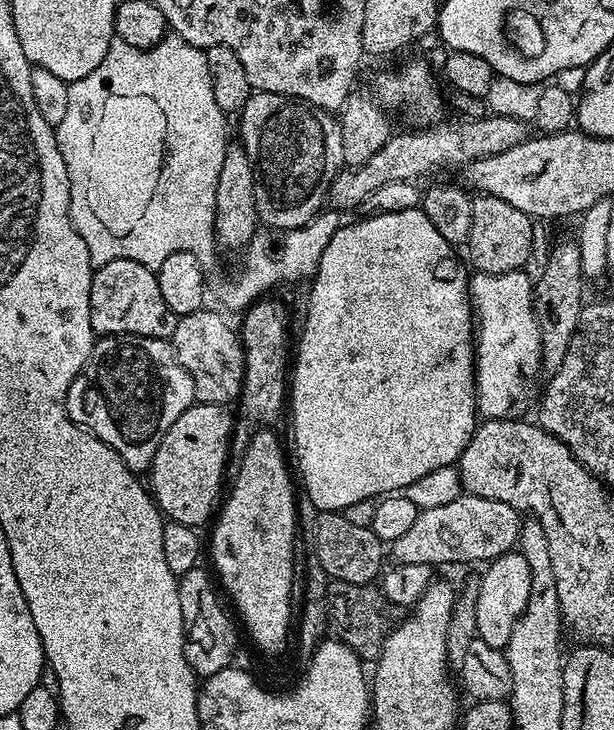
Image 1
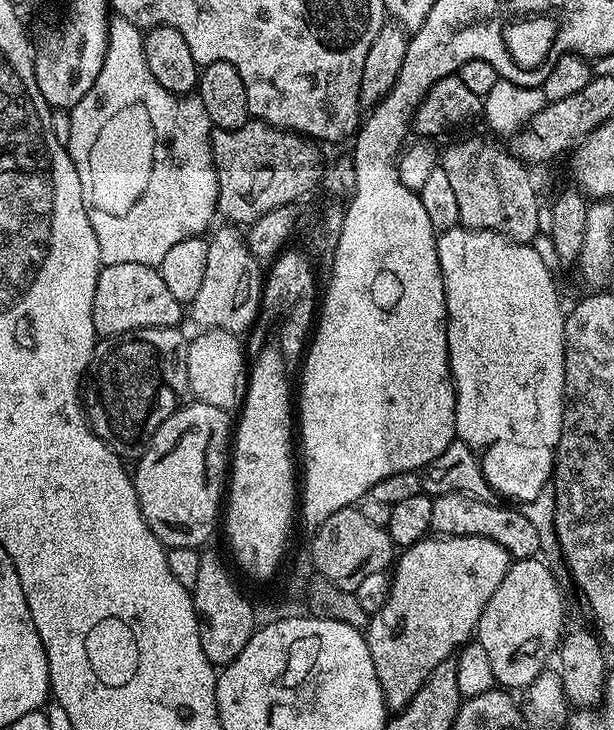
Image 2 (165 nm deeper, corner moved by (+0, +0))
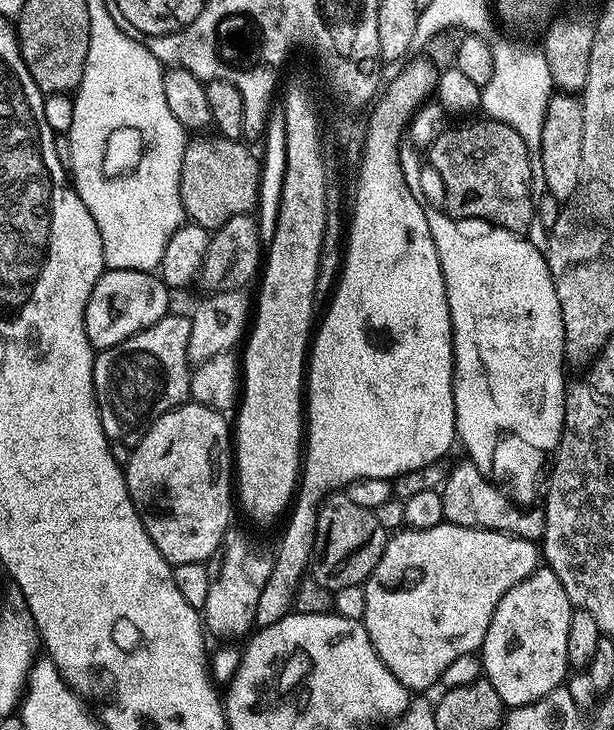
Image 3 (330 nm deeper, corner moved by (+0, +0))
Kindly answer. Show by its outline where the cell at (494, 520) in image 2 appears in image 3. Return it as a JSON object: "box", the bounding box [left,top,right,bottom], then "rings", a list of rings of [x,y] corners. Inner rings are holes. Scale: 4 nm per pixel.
{"box":[440,462,546,541],"rings":[[[471,462],[451,465],[440,497],[447,523],[467,528],[485,528],[491,532],[506,532],[513,536],[521,536],[524,540],[539,541],[543,537],[546,526],[543,507],[521,507],[499,483],[489,479],[485,472],[478,470],[478,466]]]}

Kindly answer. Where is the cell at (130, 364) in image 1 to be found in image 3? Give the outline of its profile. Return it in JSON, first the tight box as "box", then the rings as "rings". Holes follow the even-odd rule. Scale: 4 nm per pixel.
{"box":[92,315,191,446],"rings":[[[187,315],[164,316],[154,326],[126,338],[112,348],[95,353],[92,362],[92,377],[96,391],[96,405],[102,418],[102,430],[109,441],[125,446],[135,446],[146,434],[146,430],[162,414],[189,399],[188,381],[190,379],[190,361],[188,359],[188,339],[190,338],[191,319]]]}

